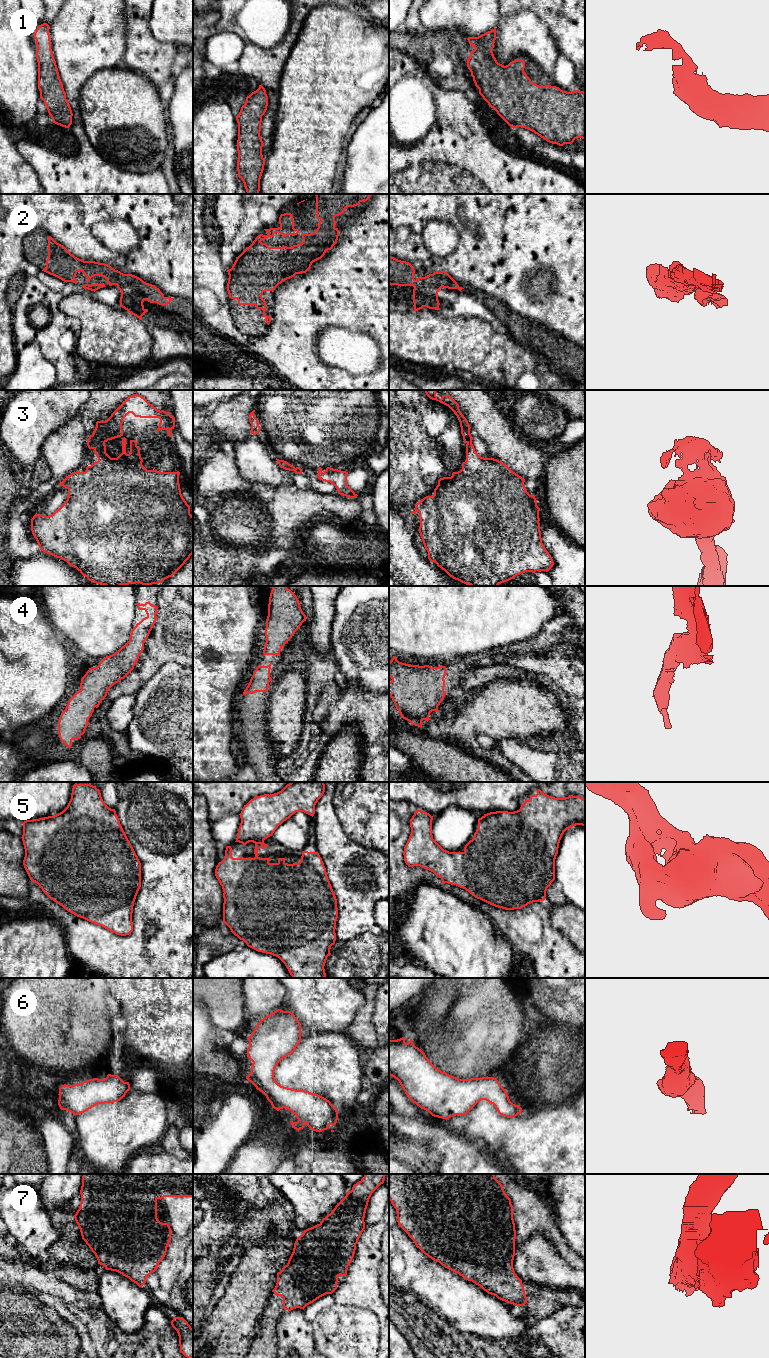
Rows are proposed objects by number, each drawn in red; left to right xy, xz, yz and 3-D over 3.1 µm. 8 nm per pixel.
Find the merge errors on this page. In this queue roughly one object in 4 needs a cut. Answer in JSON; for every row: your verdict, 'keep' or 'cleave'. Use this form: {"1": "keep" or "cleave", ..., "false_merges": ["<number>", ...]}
{"1": "keep", "2": "keep", "3": "keep", "4": "keep", "5": "keep", "6": "keep", "7": "keep", "false_merges": []}

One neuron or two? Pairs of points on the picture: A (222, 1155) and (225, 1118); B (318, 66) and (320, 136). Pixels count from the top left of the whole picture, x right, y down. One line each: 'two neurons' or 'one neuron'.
A: one neuron
B: one neuron

